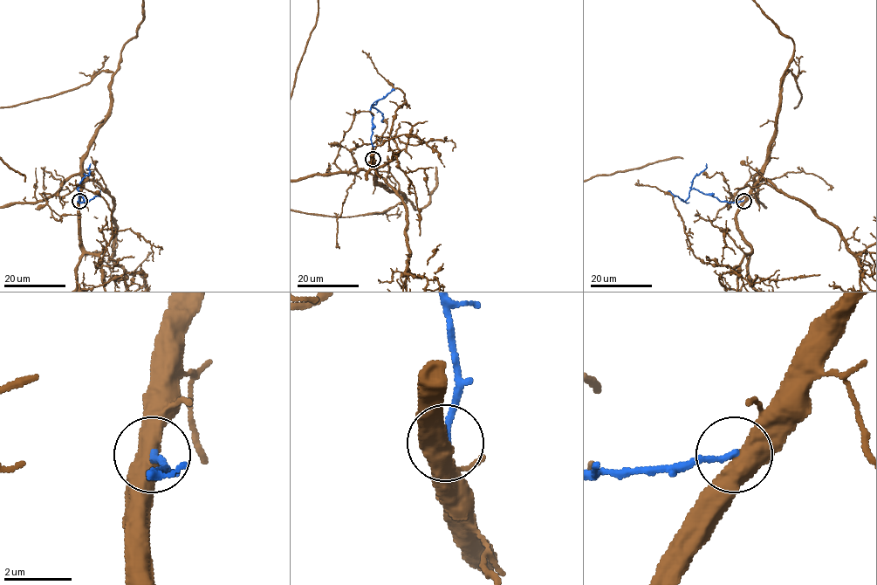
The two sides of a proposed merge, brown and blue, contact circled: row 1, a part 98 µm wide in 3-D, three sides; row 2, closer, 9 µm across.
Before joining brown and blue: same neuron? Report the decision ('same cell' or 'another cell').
another cell

